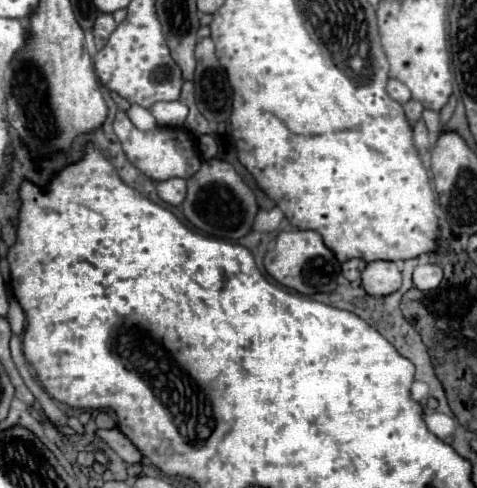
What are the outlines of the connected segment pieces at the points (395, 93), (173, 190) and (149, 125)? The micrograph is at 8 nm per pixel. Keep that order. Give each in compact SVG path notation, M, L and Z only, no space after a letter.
M388 80L388 96L392 98L392 100L396 100L396 102L400 102L400 104L404 104L404 102L408 102L410 100L410 90L402 84L402 82L398 82L398 80Z
M170 178L170 180L158 182L156 188L158 188L158 196L172 206L182 204L186 198L186 180L182 178Z
M130 106L130 110L128 110L128 118L132 120L132 124L136 126L136 128L140 128L140 130L152 130L154 126L156 126L156 120L154 120L154 116L150 114L150 110L146 110L146 108L142 108L142 106Z

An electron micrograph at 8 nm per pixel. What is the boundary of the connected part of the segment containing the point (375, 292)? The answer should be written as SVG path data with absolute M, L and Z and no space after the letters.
M376 260L368 262L362 272L362 286L370 296L386 296L400 288L402 274L396 262Z

